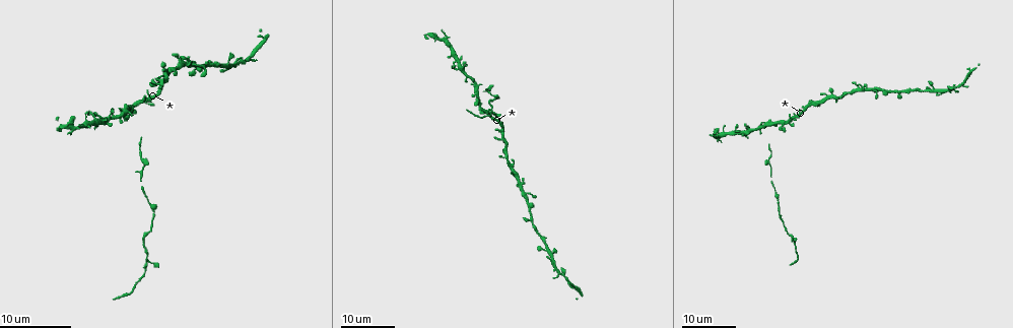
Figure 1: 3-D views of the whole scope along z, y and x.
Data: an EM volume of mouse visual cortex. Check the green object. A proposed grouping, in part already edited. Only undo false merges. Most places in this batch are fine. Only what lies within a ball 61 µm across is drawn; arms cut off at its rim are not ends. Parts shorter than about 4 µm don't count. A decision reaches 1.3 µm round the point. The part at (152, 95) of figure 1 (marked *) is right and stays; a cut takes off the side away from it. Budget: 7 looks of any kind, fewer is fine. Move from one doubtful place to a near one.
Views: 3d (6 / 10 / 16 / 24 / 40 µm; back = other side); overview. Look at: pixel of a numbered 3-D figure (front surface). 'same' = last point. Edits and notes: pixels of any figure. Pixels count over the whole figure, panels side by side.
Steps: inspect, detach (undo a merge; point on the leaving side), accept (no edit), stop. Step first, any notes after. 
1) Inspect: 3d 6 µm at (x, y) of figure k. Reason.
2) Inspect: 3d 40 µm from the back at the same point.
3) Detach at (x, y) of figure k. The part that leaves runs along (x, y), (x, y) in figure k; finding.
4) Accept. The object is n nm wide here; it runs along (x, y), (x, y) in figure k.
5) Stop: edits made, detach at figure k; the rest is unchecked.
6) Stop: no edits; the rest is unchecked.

Inspect: 3d 16 µm at (476, 86) of figure 1. Three arms meet.

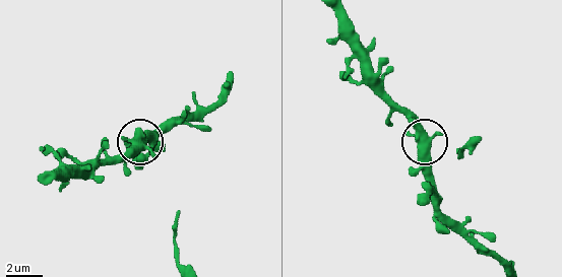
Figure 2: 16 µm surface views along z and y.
Inspect: 3d 10 µm at (424, 136) of figure 2.

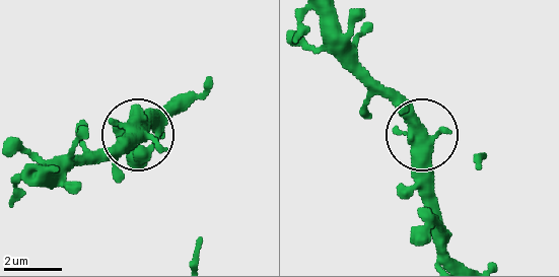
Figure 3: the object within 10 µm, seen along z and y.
Accept. 3 arms meet here; continuous, no second neuron.

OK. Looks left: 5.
Inspect: 3d 16 µm at (154, 216) of figure 1. Calibre changes.

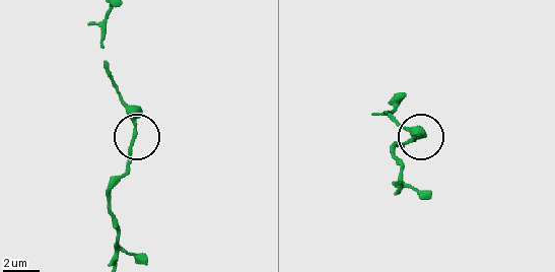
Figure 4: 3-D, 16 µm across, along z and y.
Inspect: 3d 6 µm at (135, 133) of figure 4. Zoom in.

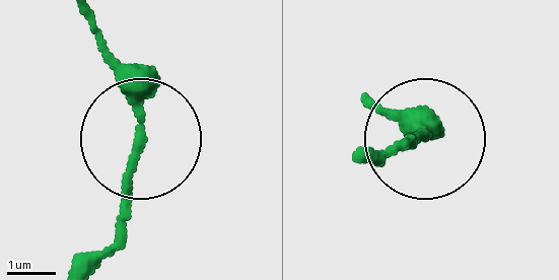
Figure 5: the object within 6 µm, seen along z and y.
Accept. One neuron here.

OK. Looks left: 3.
Inspect: 3d 16 µm at (194, 63) of figure 1.

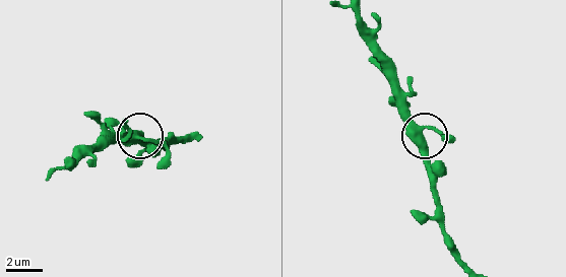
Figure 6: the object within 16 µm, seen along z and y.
Inspect: 3d 10 µm at (420, 132) of figure 6.

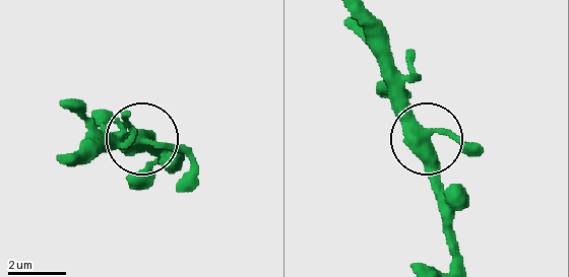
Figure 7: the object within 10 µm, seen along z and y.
Accept. It runs along (356, 15), (397, 110), (419, 132), (448, 132), (482, 151) in figure 7; all the same neuron.

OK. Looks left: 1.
Stop: no edits; the rest is unchecked.

